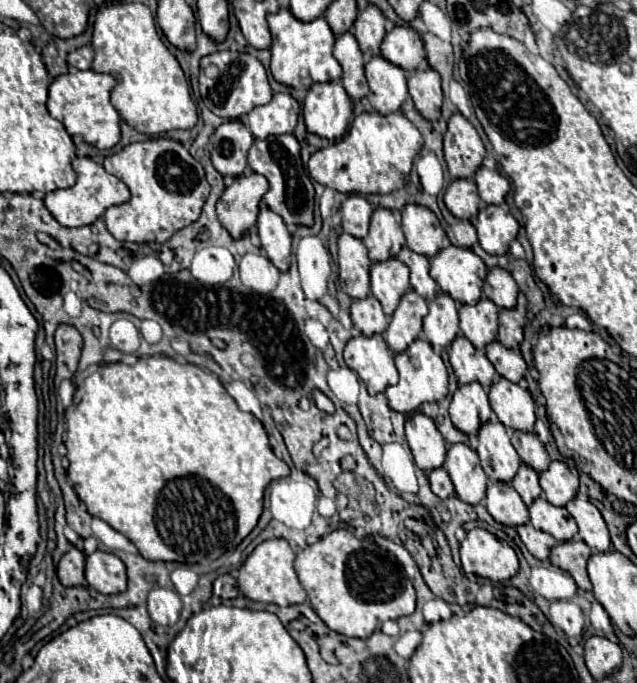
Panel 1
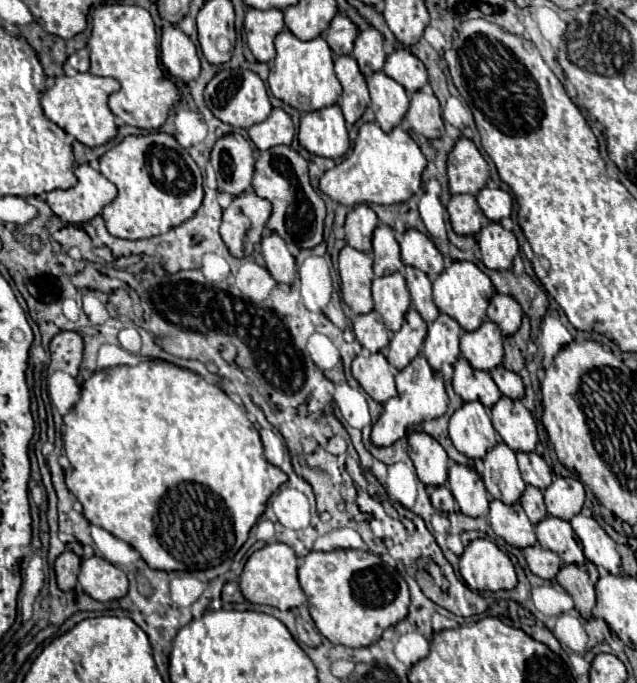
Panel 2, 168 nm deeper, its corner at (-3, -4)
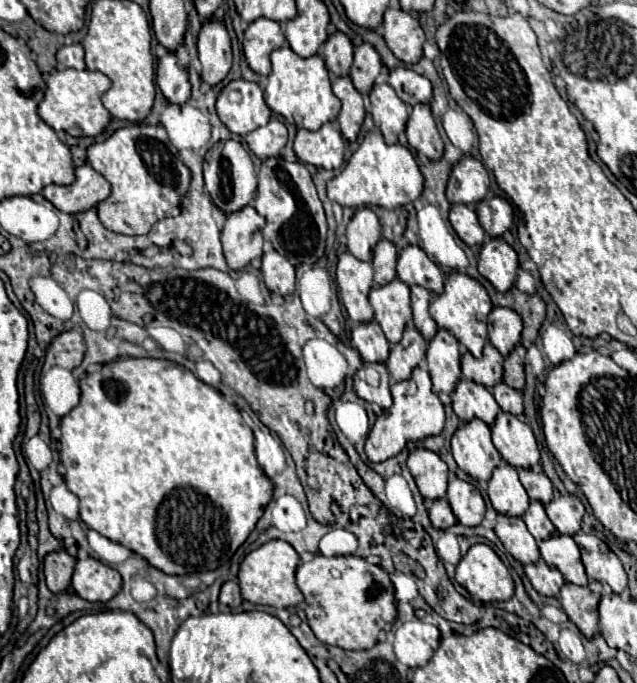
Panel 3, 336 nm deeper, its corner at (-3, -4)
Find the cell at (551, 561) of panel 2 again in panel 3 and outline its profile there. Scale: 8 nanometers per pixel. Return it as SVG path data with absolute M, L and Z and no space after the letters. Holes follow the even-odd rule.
M538 560L534 564L526 564L524 566L526 576L530 578L532 586L544 594L544 596L558 596L560 586L564 584L564 576L558 568L548 566L544 560Z

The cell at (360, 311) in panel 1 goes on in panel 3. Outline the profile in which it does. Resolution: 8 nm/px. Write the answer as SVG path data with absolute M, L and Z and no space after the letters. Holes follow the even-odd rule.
M376 320L360 322L352 328L350 342L358 348L364 362L386 362L390 344Z

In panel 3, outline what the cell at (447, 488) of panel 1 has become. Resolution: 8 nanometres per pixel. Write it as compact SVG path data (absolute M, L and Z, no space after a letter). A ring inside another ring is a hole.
M446 498L434 500L434 504L428 510L428 514L430 514L430 520L432 520L432 524L436 528L444 530L444 528L450 528L452 524L456 524L456 516L454 516L454 512L452 512L452 508L450 508Z

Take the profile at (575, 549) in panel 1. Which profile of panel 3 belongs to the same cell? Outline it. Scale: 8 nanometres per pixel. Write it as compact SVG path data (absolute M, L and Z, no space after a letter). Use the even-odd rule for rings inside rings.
M566 582L560 590L560 602L564 612L586 638L592 638L598 632L600 596L602 596L600 582L590 582L588 586L576 586Z

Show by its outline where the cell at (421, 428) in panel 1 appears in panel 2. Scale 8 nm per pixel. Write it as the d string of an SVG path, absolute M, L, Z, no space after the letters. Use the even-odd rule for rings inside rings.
M414 432L408 436L408 456L424 486L444 486L448 478L448 456L444 448L428 434Z

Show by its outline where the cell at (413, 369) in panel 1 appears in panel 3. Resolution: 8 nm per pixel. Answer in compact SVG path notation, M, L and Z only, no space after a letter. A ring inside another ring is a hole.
M414 368L410 380L392 384L392 398L394 398L392 408L388 408L382 416L376 418L366 438L366 454L372 462L382 462L390 456L396 456L406 442L440 434L444 428L444 404L440 402L438 394L432 390L428 370Z

